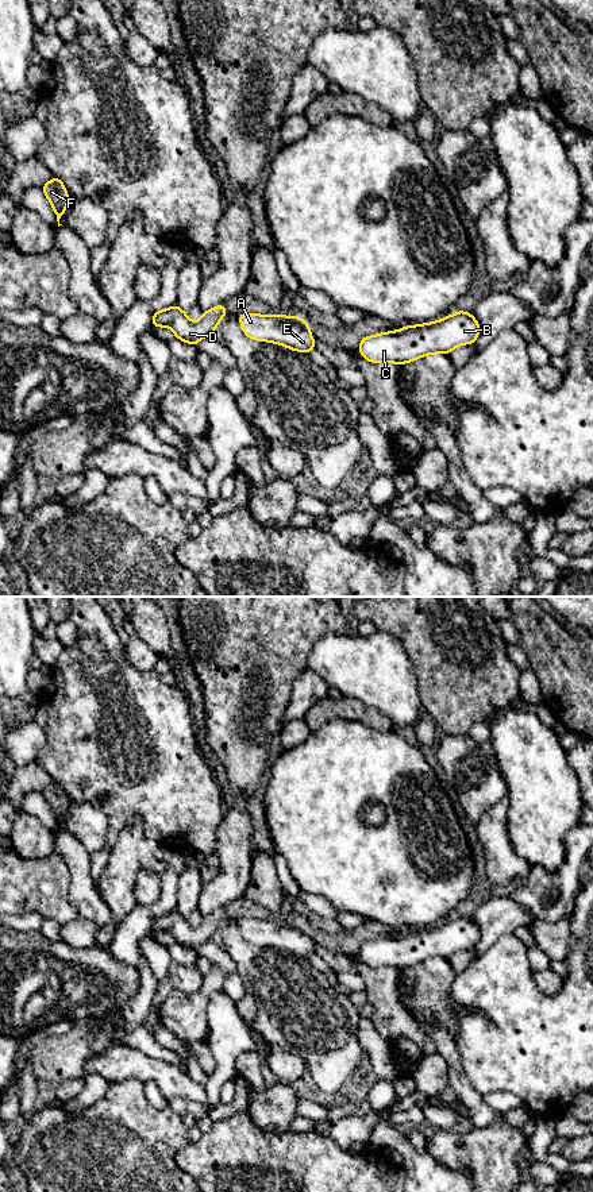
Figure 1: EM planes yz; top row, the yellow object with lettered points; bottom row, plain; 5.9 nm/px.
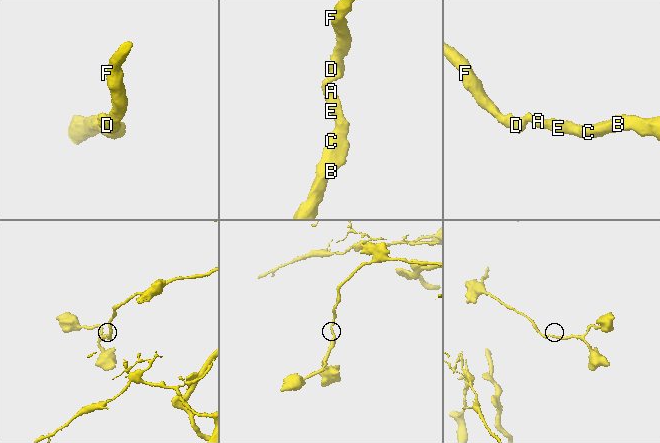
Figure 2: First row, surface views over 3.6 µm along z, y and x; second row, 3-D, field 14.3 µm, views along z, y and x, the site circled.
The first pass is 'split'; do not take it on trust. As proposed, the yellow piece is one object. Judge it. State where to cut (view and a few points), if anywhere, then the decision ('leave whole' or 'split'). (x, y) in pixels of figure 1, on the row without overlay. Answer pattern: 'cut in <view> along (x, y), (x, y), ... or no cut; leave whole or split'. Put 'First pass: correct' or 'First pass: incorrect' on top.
First pass: incorrect
no cut; leave whole

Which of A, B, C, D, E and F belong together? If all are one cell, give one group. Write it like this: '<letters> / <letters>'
A B C D E F

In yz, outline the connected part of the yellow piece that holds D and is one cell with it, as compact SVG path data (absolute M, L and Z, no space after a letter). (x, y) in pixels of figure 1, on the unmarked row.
M177 909L153 918L151 930L170 933L176 944L197 950L197 948L213 940L215 933L220 930L220 923L228 919L224 909L203 917L203 921L197 927L192 927L188 918L185 918Z

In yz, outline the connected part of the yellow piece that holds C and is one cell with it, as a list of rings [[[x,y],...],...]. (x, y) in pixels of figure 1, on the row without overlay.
[[[458,915],[438,926],[365,941],[358,956],[370,968],[400,971],[431,958],[450,958],[462,949],[473,949],[478,941],[480,927],[470,917]]]

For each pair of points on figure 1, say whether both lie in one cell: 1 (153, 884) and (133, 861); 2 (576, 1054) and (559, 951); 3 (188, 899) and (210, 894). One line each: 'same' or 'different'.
1: different
2: different
3: different

